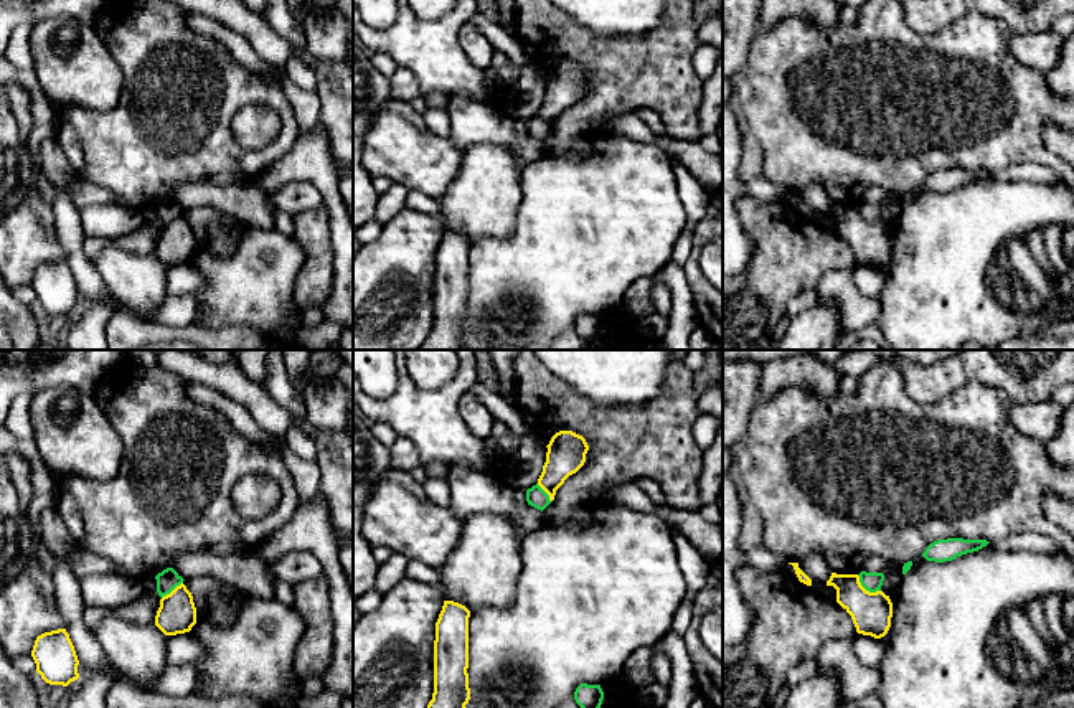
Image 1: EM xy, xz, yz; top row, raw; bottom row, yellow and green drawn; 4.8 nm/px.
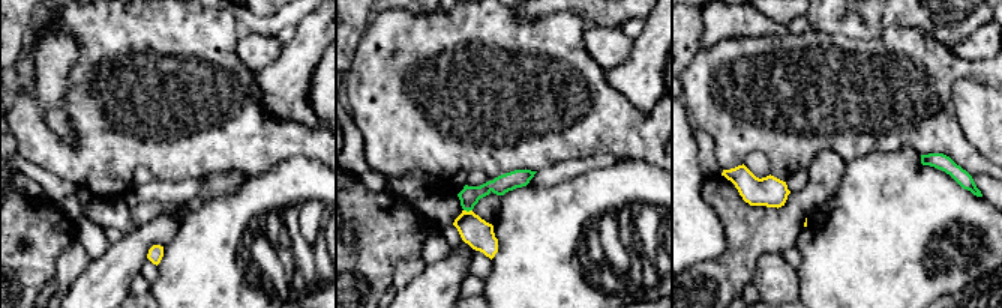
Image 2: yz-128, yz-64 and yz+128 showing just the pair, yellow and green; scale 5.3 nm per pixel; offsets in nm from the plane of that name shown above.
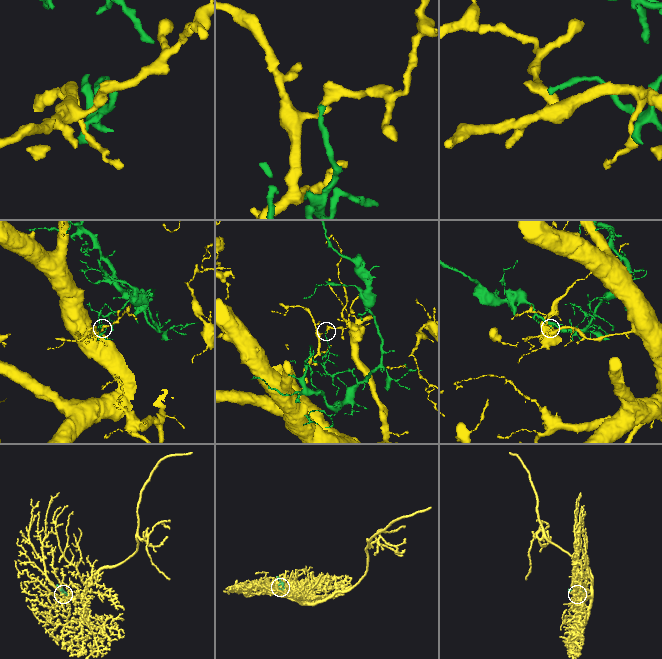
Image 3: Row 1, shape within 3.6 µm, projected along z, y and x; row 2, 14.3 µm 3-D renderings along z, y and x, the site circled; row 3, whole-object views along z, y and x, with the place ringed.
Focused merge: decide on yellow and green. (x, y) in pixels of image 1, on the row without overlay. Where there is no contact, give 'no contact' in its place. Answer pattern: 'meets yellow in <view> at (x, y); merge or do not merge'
meets yellow in yz at (865, 220); do not merge

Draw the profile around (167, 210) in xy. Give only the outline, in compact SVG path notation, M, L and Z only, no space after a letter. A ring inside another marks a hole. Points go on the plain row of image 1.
M167 198L155 206L157 210L157 223L160 228L170 224L177 216L180 216L185 210L173 200Z

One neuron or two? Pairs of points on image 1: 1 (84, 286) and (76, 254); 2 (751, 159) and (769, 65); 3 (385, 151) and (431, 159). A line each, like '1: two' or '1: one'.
1: one
2: two
3: one

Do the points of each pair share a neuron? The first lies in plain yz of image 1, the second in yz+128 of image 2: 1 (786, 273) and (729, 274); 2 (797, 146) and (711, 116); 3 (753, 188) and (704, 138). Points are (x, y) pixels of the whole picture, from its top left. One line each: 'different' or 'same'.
1: same
2: same
3: different

